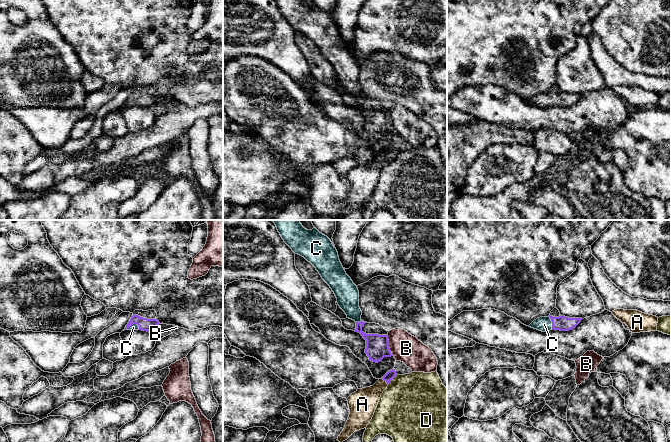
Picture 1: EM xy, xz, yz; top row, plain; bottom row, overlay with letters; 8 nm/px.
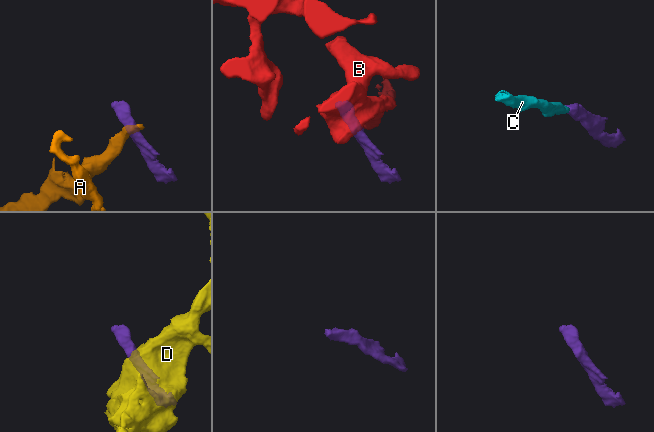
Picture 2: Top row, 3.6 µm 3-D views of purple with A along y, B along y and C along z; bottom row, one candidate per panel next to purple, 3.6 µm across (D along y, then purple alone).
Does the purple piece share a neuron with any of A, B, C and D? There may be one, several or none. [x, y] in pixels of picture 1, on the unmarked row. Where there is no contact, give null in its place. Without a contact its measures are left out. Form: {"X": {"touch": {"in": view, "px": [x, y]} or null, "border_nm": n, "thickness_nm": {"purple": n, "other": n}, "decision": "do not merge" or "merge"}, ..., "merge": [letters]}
{"A": {"touch": {"in": "xz", "px": [385, 156]}, "border_nm": 80, "thickness_nm": {"purple": 70, "other": 220}, "decision": "do not merge"}, "B": {"touch": {"in": "xz", "px": [388, 122]}, "border_nm": 170, "thickness_nm": {"purple": 190, "other": 220}, "decision": "do not merge"}, "C": {"touch": {"in": "yz", "px": [552, 99]}, "border_nm": 120, "thickness_nm": {"purple": 120, "other": 120}, "decision": "merge"}, "D": {"touch": {"in": "xz", "px": [391, 155]}, "border_nm": 120, "thickness_nm": {"purple": 70, "other": 480}, "decision": "do not merge"}, "merge": ["C"]}

